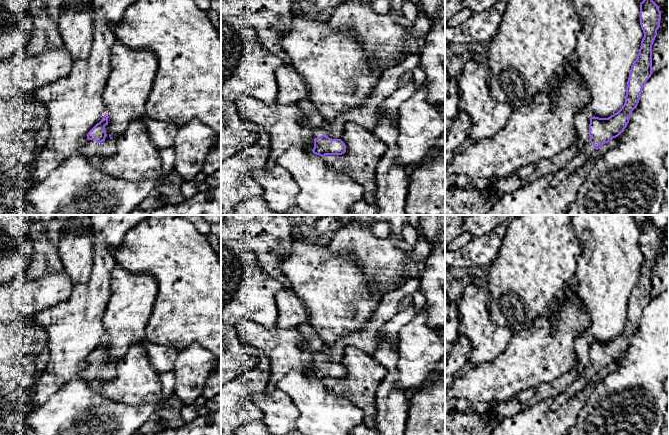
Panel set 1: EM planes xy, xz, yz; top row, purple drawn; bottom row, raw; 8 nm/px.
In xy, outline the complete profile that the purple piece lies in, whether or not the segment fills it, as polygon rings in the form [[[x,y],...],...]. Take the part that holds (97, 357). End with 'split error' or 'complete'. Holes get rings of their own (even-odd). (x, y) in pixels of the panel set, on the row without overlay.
[[[105,338],[102,344],[97,347],[87,359],[88,365],[80,372],[80,375],[89,383],[94,380],[112,381],[117,377],[117,369],[115,363],[110,361],[106,364],[105,350],[108,349],[108,340]]] | split error

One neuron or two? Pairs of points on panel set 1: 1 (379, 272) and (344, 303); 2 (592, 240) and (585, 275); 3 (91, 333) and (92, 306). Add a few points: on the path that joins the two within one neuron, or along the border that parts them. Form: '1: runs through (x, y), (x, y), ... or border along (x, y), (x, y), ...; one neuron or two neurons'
1: border along (354, 262), (373, 288), (380, 289), (390, 286); two neurons
2: runs through (592, 249), (592, 266); one neuron
3: runs through (91, 326), (91, 313); one neuron

